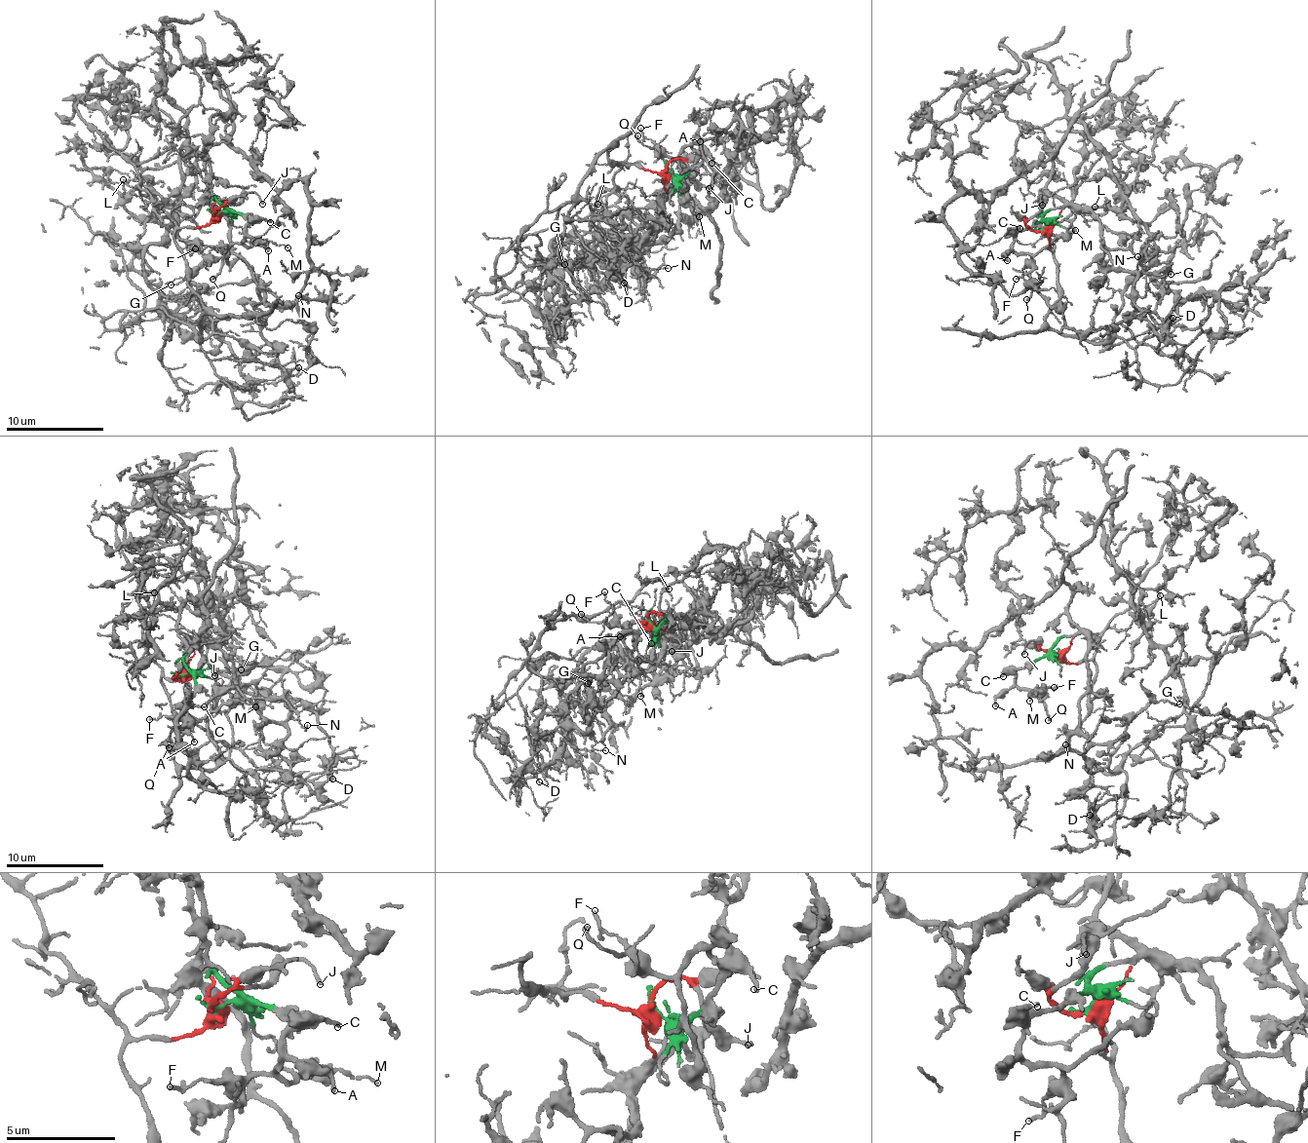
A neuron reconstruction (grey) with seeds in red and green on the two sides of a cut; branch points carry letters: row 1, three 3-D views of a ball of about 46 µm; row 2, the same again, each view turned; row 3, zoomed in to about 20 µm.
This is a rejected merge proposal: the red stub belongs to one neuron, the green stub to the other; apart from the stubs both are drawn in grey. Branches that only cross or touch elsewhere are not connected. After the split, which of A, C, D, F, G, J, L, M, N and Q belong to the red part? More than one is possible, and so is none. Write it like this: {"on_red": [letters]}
{"on_red": ["D", "G", "J", "L", "N"]}

